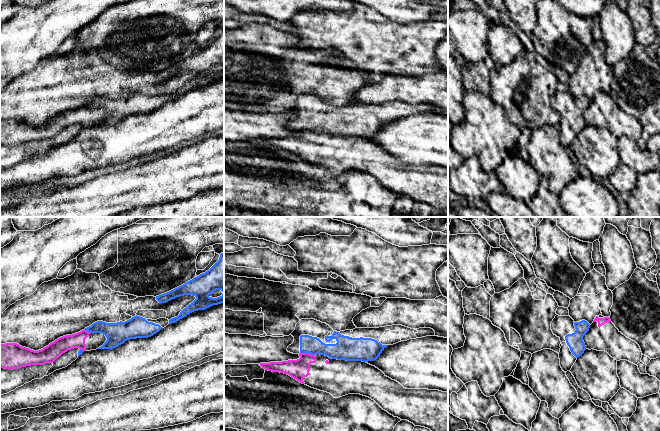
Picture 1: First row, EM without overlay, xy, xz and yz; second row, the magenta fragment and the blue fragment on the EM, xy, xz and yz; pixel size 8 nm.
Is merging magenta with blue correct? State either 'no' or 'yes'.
no

